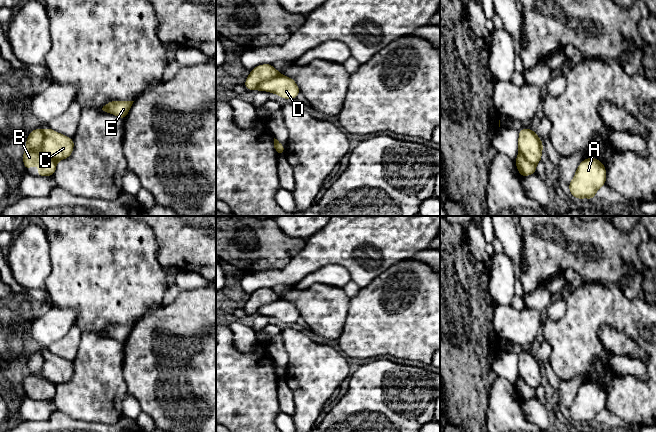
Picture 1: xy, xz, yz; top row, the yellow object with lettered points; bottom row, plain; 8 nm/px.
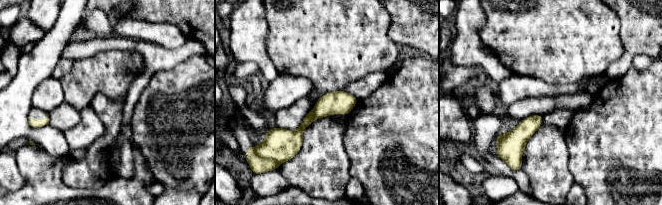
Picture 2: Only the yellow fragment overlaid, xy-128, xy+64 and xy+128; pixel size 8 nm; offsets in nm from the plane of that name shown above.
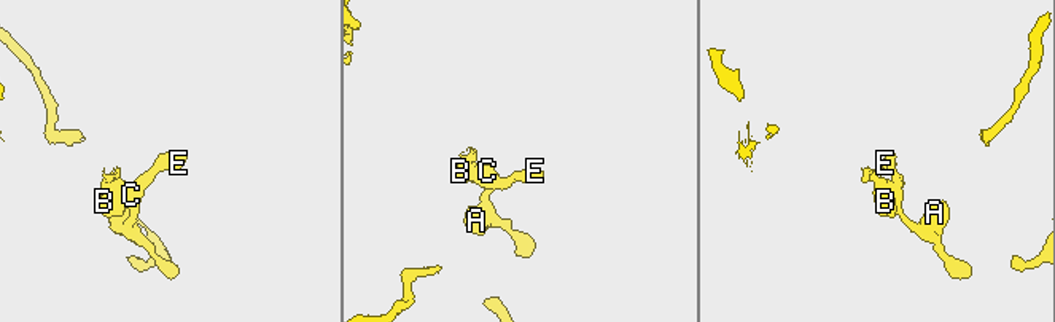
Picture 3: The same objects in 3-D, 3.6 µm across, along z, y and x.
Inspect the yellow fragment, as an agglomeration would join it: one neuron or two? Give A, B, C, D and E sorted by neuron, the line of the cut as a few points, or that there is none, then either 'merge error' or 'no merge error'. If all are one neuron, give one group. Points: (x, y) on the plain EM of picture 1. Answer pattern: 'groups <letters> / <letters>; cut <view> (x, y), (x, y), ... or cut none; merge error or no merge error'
groups A C D E / B; cut xy (42, 354), (43, 367), (39, 375), (56, 386); merge error

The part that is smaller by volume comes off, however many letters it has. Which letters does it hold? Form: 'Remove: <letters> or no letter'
Remove: B

